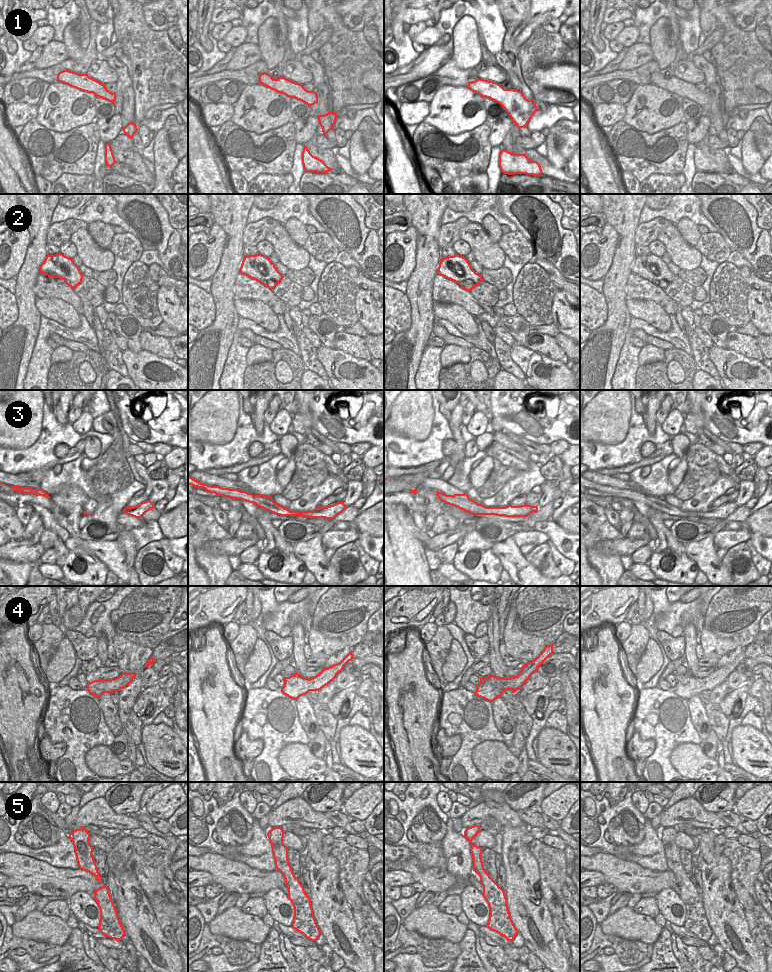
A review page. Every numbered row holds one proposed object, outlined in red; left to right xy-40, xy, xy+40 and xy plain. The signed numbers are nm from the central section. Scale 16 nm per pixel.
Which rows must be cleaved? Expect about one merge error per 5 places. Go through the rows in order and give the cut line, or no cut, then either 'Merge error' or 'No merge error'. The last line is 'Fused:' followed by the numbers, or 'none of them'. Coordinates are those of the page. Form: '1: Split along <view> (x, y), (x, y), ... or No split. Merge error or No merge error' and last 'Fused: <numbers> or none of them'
1: No split. No merge error
2: No split. No merge error
3: Split along xy (258, 497), (266, 504), (277, 505), (282, 508). Merge error
4: No split. No merge error
5: No split. No merge error
Fused: 3

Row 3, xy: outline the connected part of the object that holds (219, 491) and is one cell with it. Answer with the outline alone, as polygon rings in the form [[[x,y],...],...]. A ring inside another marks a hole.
[[[188,475],[188,485],[192,485],[198,488],[203,488],[207,492],[215,493],[216,496],[229,497],[232,499],[241,499],[249,503],[254,503],[258,507],[264,508],[267,511],[280,516],[298,516],[298,517],[300,516],[299,513],[293,513],[287,508],[282,507],[280,509],[278,505],[276,506],[266,505],[262,500],[259,499],[260,497],[267,498],[267,496],[263,494],[253,495],[246,491],[241,491],[238,489],[229,489],[229,488],[222,488],[219,486],[211,486],[193,479],[190,475]]]

